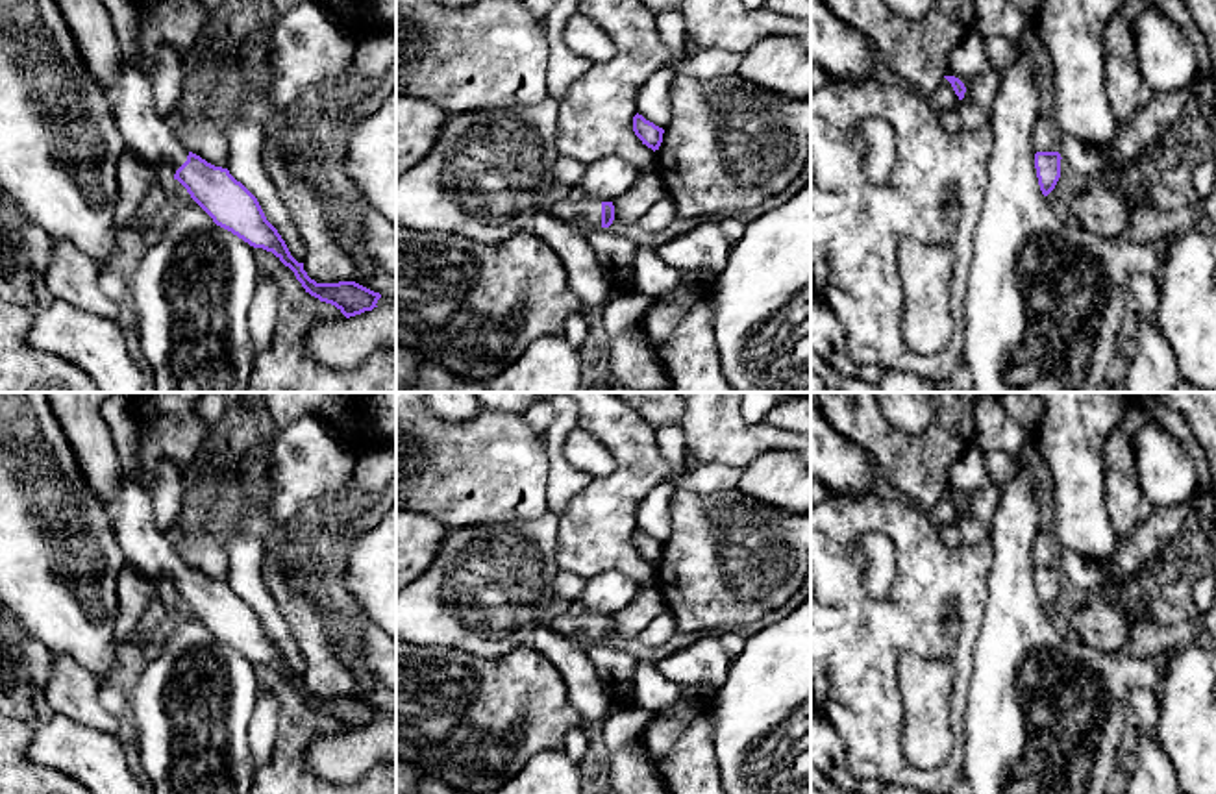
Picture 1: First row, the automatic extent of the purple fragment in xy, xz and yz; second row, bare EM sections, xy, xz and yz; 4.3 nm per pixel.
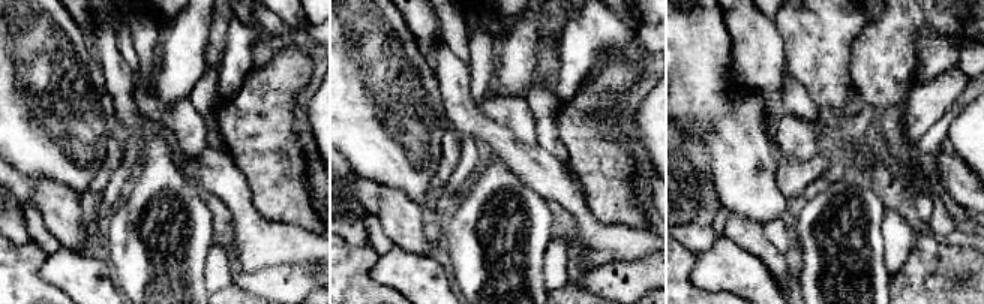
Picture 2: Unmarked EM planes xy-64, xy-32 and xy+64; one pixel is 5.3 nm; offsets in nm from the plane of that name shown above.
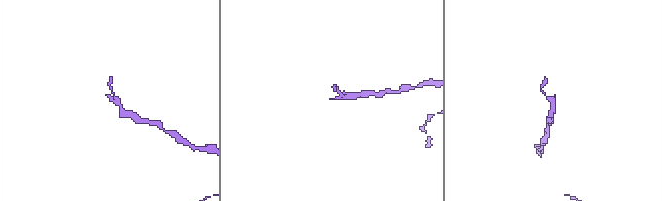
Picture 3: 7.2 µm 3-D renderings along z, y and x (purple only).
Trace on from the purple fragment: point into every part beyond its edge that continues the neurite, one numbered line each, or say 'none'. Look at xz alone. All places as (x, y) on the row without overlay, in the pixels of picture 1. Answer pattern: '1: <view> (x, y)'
1: xz (585, 628)

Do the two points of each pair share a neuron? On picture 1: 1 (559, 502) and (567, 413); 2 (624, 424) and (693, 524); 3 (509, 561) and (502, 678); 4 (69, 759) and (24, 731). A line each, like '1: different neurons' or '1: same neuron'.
1: same neuron
2: different neurons
3: different neurons
4: different neurons

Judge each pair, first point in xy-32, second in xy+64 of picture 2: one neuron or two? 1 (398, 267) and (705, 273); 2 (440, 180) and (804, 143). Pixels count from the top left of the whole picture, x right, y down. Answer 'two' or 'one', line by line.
1: one
2: one

